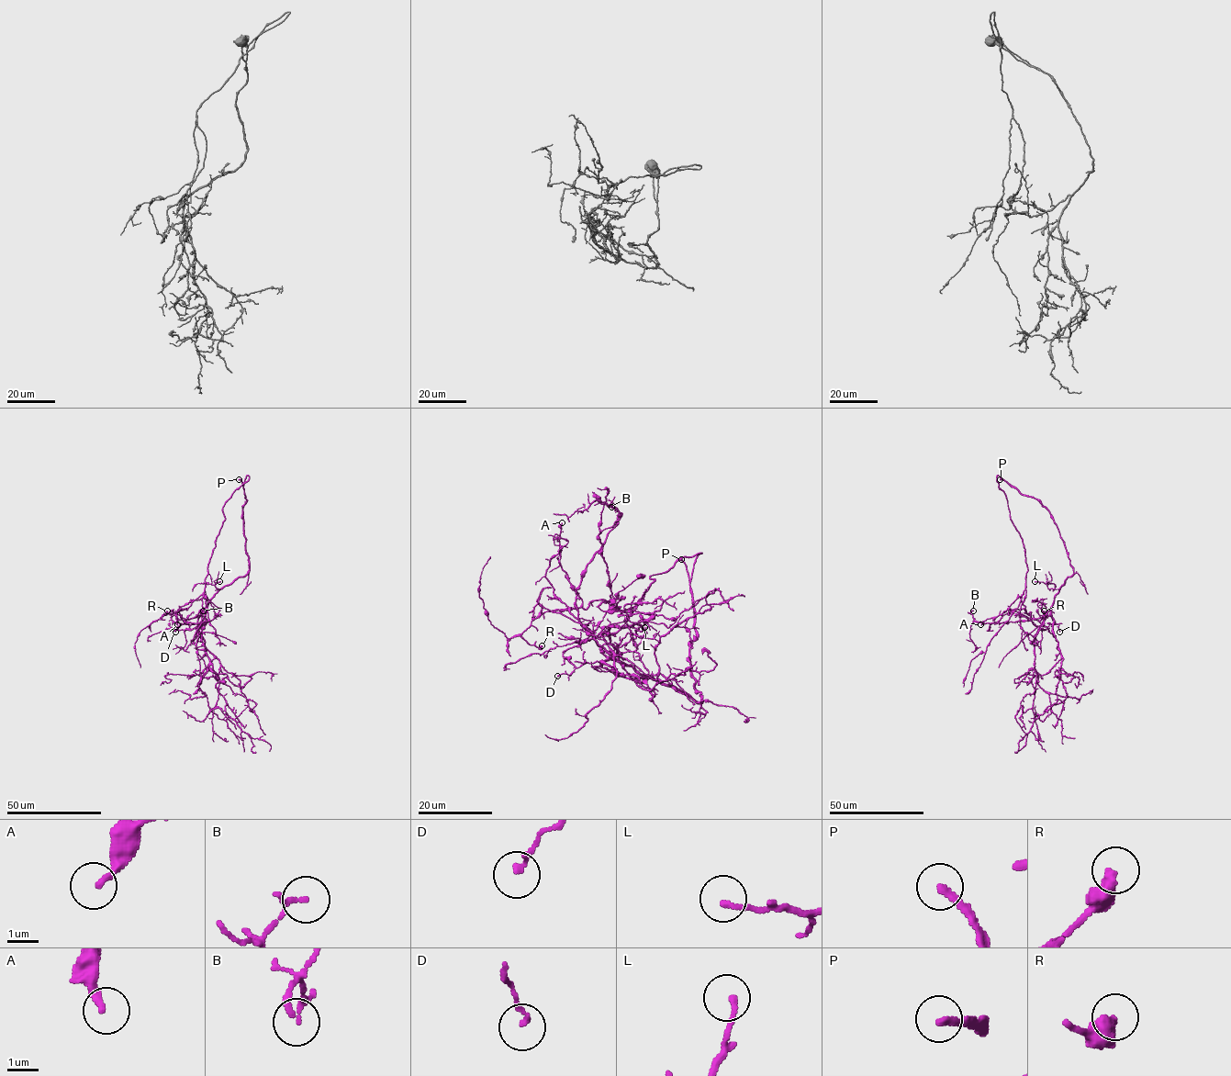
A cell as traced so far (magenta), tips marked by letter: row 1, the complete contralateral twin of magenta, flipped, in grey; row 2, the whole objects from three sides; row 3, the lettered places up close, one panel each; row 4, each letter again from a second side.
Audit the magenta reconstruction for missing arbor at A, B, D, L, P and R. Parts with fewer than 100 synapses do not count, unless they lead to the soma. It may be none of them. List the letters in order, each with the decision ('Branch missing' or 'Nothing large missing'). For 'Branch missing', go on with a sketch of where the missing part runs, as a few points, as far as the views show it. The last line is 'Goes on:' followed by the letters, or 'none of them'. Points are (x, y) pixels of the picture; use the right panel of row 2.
A: Nothing large missing
B: Nothing large missing
D: Nothing large missing
L: Nothing large missing
P: Branch missing
R: Nothing large missing
Goes on: P

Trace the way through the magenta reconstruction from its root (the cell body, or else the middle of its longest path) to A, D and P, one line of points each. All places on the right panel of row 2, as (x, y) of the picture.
A: (1025, 617), (1012, 610), (997, 622), (990, 618), (980, 624)
D: (1025, 617), (1036, 619), (1050, 615), (1053, 624), (1058, 624), (1059, 632)
P: (1025, 617), (1050, 614), (1054, 596), (1073, 567), (1049, 511), (1000, 479)

